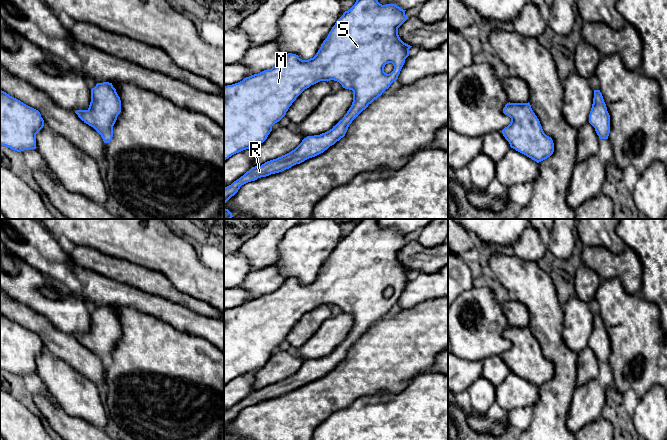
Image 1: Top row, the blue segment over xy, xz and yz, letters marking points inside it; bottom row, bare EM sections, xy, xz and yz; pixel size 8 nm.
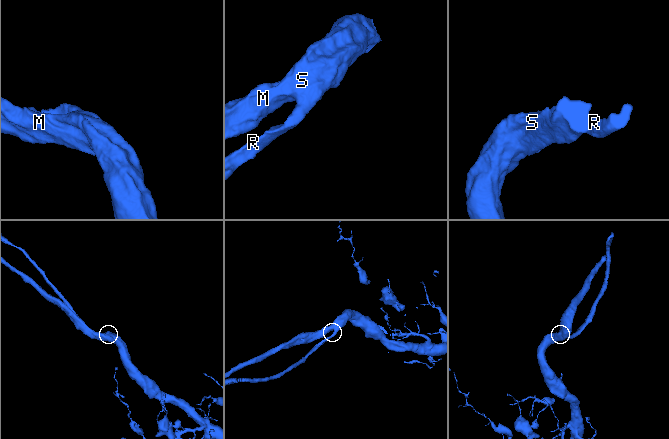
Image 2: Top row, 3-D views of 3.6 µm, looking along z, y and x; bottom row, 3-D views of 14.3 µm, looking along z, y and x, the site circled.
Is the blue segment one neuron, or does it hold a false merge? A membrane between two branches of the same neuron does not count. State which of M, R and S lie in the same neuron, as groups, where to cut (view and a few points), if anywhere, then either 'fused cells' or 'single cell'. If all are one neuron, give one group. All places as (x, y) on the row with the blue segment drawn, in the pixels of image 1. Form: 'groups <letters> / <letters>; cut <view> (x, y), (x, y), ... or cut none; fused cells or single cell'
groups M R S; cut none; single cell

